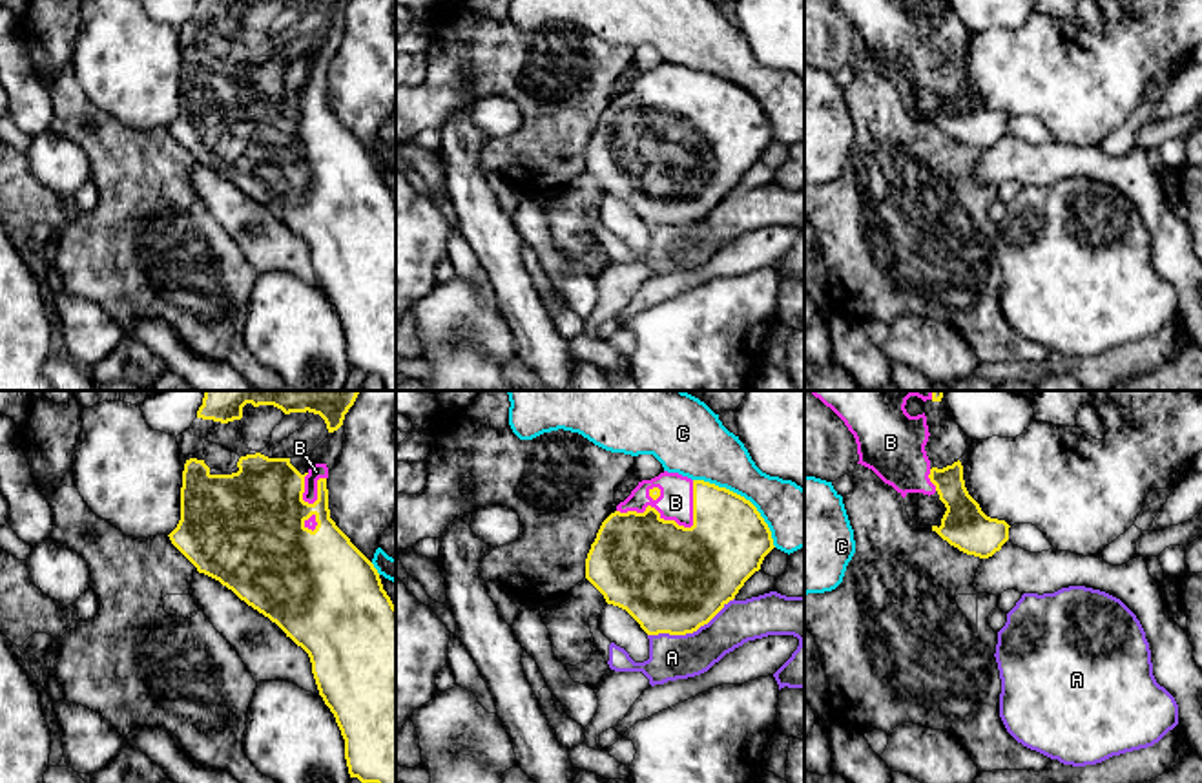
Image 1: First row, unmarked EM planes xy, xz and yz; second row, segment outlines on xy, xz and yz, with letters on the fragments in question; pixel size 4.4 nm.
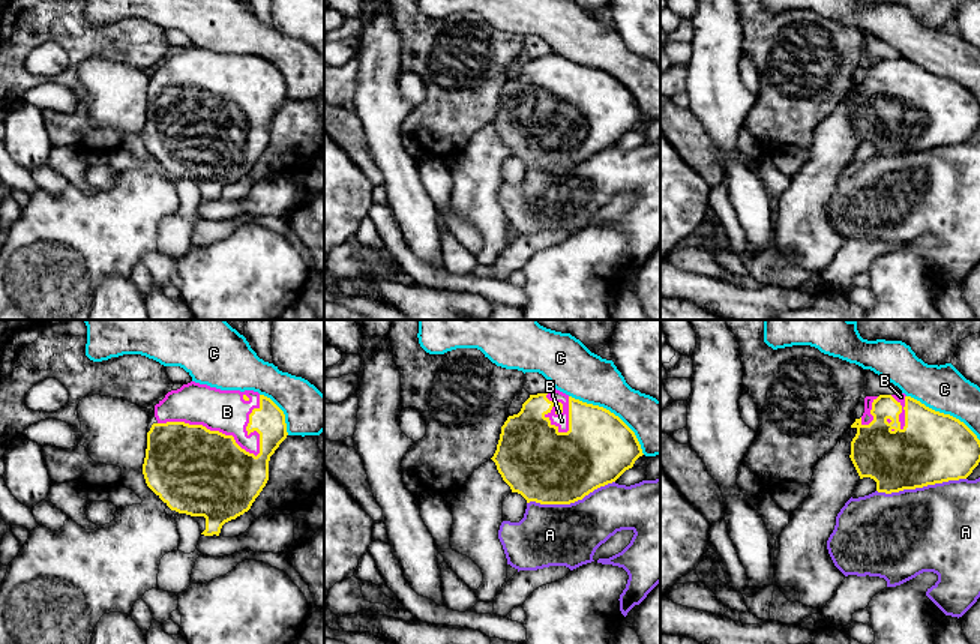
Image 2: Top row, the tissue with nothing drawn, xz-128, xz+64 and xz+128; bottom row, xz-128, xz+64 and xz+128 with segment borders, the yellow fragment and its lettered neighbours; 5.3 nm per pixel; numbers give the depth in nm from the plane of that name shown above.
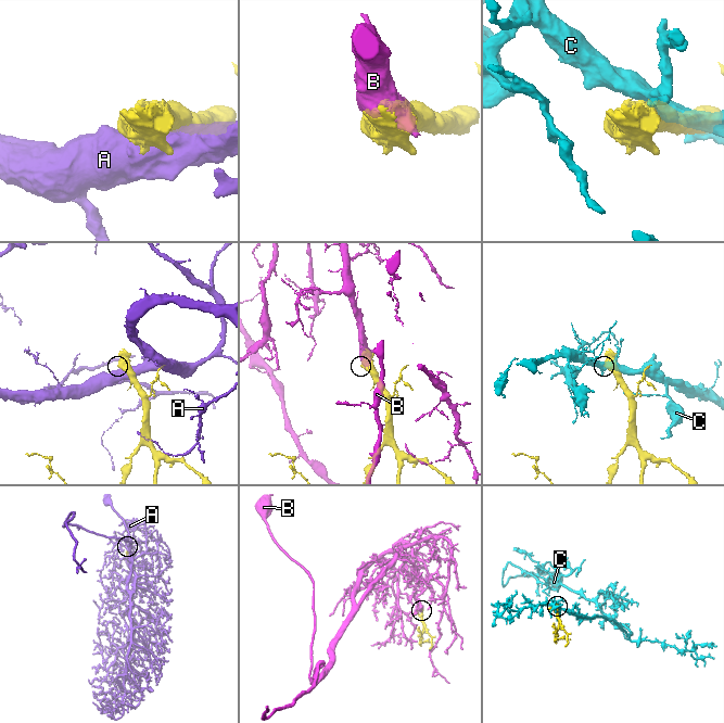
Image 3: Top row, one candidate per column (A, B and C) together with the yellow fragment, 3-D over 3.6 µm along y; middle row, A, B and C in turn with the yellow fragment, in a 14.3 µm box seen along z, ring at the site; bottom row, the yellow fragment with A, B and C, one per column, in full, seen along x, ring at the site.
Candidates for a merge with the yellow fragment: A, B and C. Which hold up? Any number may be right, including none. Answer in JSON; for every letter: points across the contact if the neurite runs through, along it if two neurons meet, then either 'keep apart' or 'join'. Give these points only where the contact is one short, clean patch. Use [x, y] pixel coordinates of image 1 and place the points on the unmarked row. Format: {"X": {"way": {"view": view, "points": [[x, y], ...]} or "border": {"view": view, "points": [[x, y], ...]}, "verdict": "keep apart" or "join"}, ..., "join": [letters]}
{"A": {"verdict": "keep apart"}, "B": {"verdict": "join"}, "C": {"verdict": "keep apart"}, "join": ["B"]}

